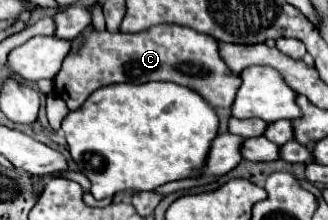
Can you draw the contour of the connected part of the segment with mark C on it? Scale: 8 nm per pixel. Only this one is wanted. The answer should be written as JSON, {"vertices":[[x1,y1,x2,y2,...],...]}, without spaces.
{"vertices":[[156,24,154,28,136,34,112,34,98,30,84,34,78,52,68,54,62,64,62,70,56,78,56,92,70,110,76,110,88,100,88,96,96,88,118,82,144,84,150,80,168,80,192,88,212,106,226,108,234,104,236,90,240,88,240,78,236,78,236,72,230,72,230,68,220,56,218,40,194,32,194,28,190,26]]}

